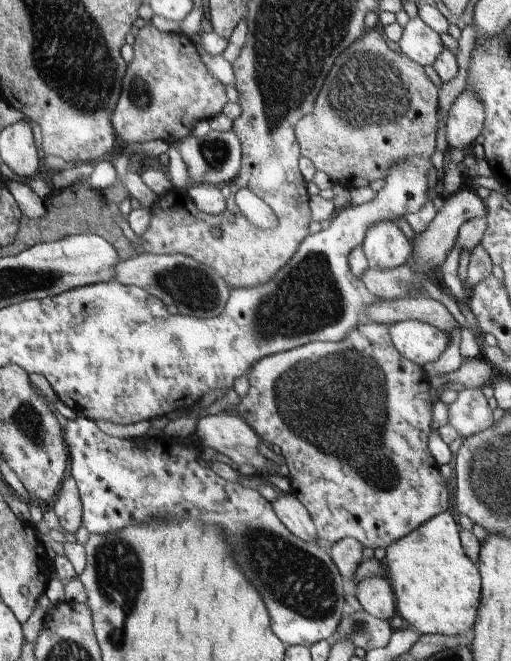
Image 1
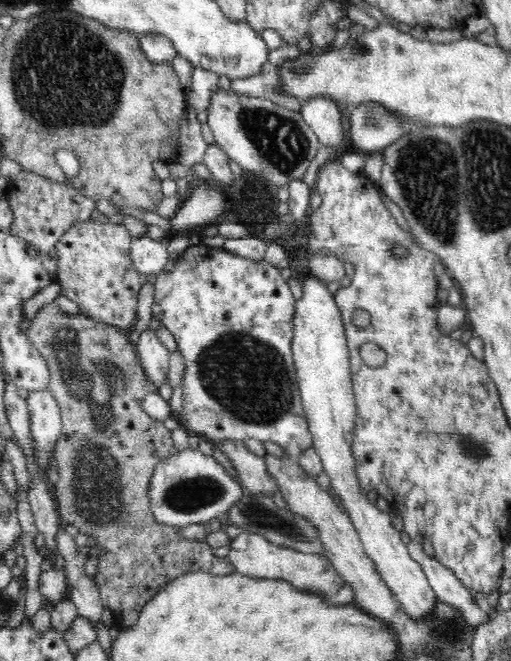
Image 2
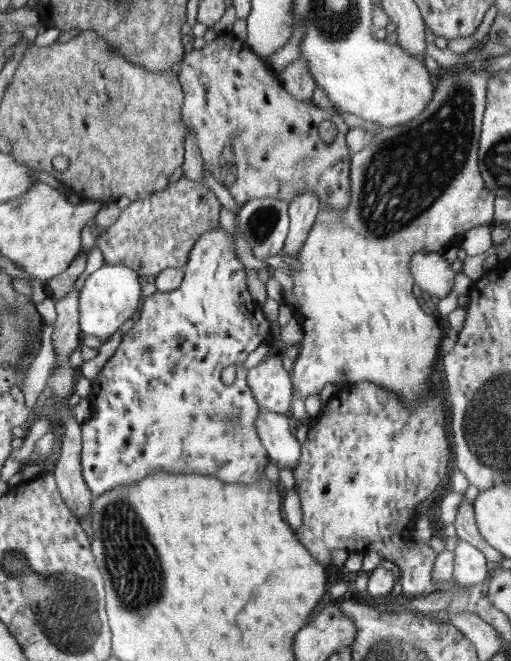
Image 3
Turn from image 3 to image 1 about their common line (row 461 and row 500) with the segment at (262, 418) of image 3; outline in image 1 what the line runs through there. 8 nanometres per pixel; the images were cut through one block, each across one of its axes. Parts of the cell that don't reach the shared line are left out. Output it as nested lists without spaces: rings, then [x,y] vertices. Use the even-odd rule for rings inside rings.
[[[289,492],[289,494],[279,494],[273,502],[271,502],[275,516],[283,522],[283,526],[287,526],[295,536],[299,536],[305,542],[315,542],[317,540],[317,530],[315,524],[309,516],[309,512],[305,510],[305,506]]]

